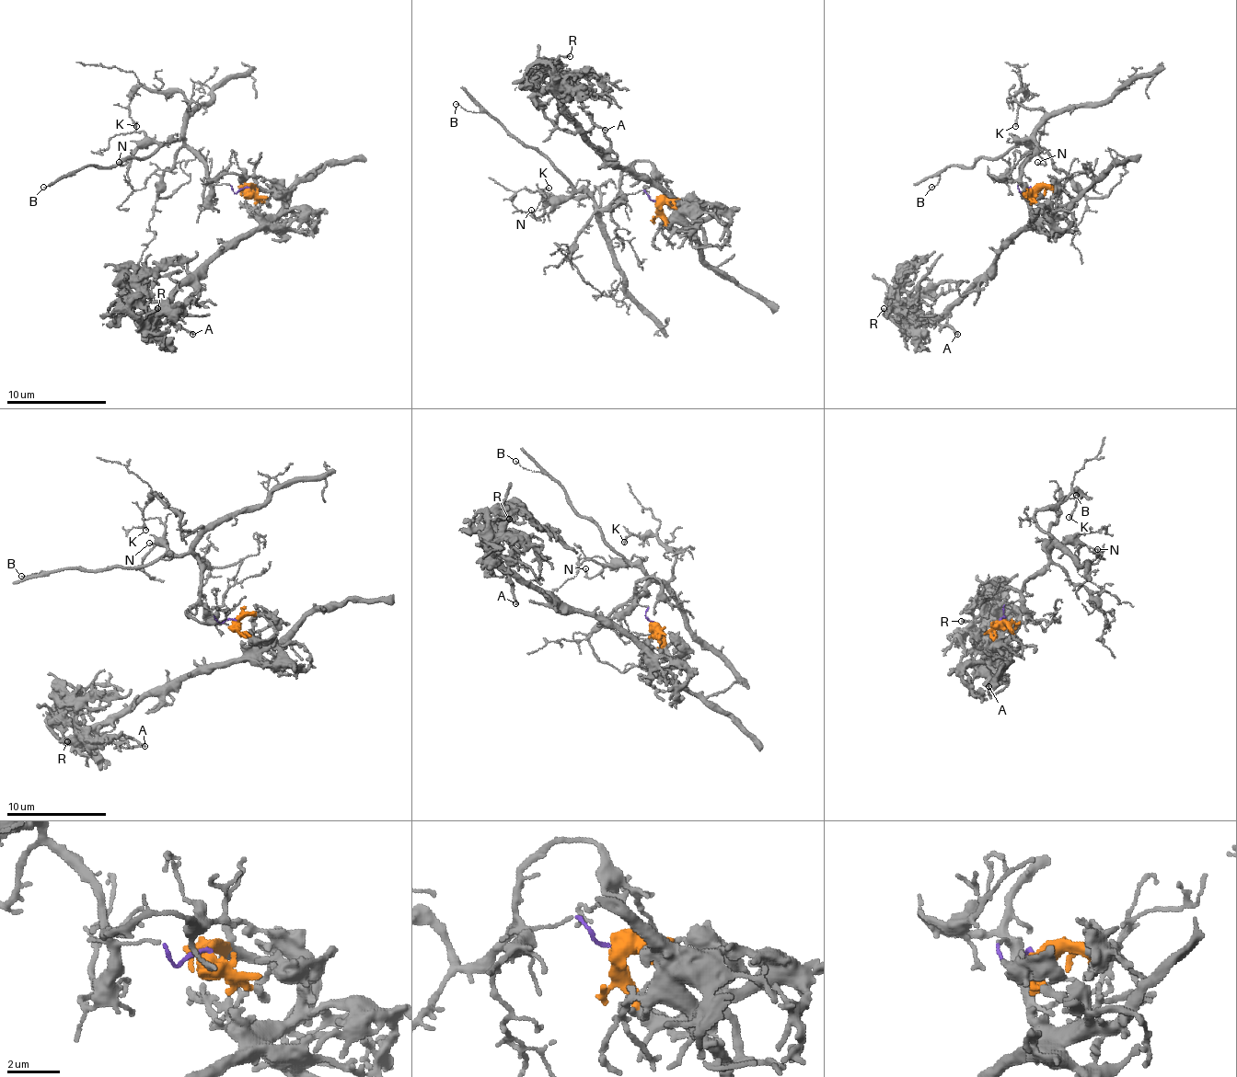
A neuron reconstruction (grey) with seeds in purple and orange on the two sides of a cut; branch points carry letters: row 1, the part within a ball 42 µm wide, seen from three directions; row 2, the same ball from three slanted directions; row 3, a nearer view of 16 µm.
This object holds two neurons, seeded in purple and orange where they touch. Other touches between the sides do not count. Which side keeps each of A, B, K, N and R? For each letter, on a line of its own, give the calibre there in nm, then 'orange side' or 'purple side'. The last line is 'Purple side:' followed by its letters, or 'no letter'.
A: calibre 160 nm; orange side
B: calibre 70 nm; purple side
K: calibre 140 nm; purple side
N: calibre 120 nm; purple side
R: calibre 160 nm; orange side
Purple side: B, K, N

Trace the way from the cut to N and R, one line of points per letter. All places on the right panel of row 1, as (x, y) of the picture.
N: (1029, 187), (1017, 187), (1022, 164), (1037, 146), (1022, 139), (1020, 143), (1045, 161), (1037, 161)
R: (1029, 189), (1049, 189), (1055, 209), (1014, 236), (939, 316), (892, 319), (884, 315), (884, 309)

